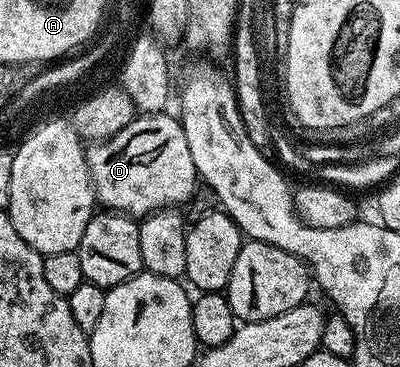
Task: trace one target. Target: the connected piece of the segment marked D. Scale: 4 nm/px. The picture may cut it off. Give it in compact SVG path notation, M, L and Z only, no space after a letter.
M140 113L135 119L130 121L130 125L126 125L126 129L122 129L112 139L105 139L97 142L95 145L87 148L88 166L92 172L92 185L96 189L96 198L109 211L118 211L122 215L131 215L133 217L147 217L153 215L156 211L175 208L176 203L184 203L196 191L196 183L198 184L198 176L196 166L194 165L194 157L190 157L190 145L186 145L186 133L184 132L184 124L180 122L175 114L169 113Z

